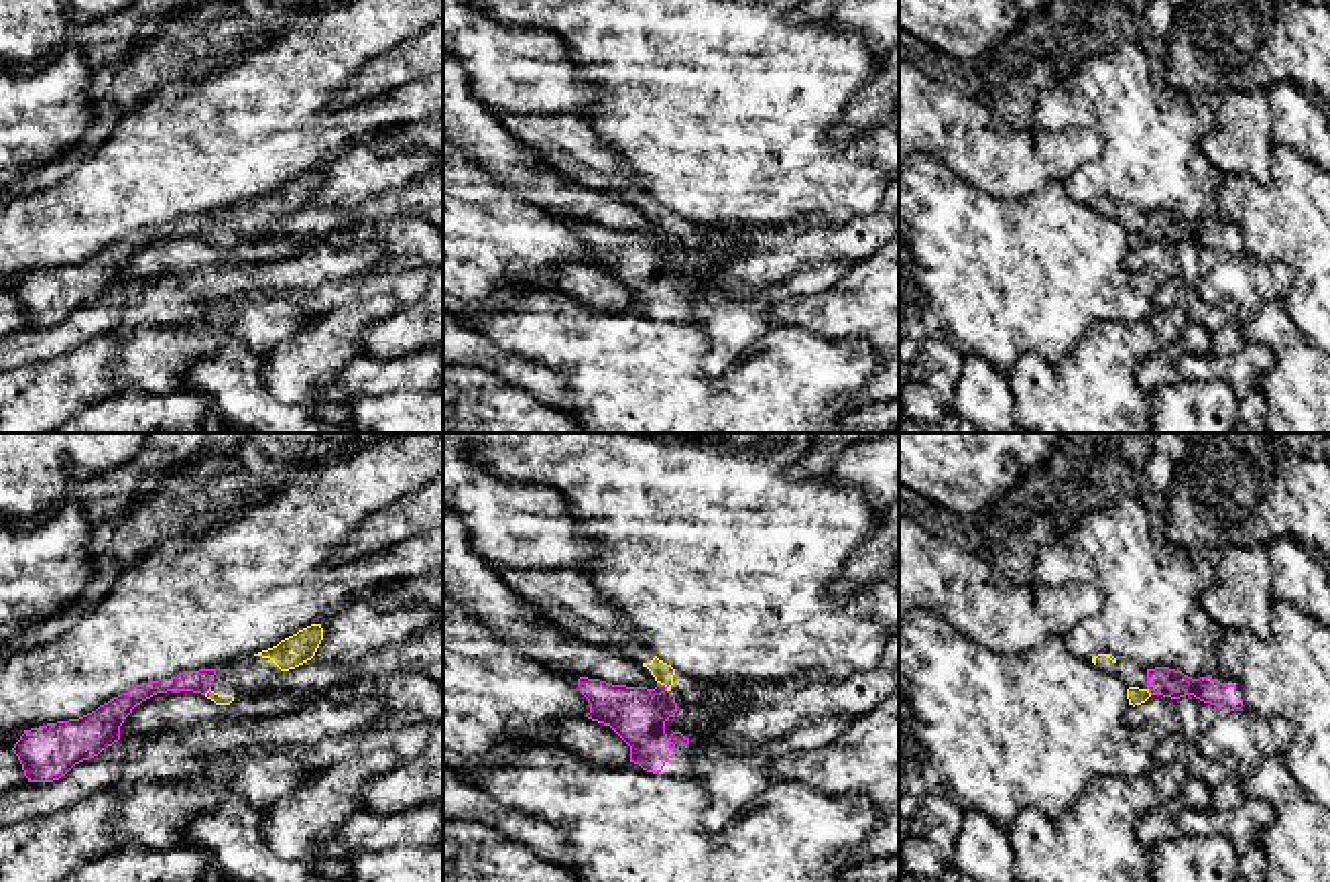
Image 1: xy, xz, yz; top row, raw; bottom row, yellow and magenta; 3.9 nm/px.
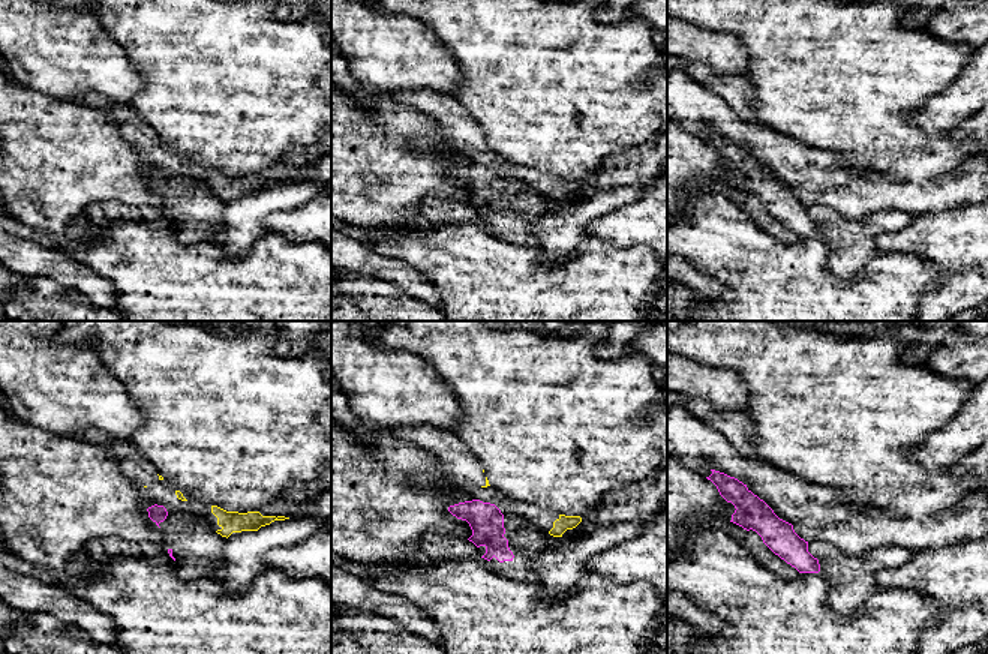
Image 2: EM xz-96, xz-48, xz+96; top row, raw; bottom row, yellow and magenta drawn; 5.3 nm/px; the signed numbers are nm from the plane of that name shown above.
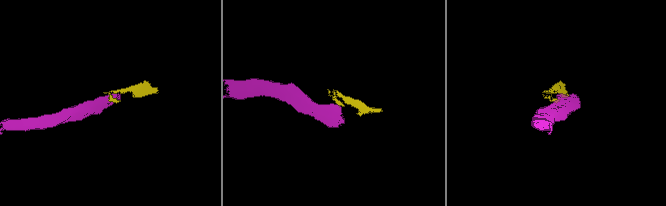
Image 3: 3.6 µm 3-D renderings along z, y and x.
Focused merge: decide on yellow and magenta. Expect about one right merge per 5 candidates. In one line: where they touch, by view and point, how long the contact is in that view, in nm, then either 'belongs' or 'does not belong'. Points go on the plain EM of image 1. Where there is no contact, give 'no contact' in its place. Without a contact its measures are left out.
xz (663, 228) | 60 nm | does not belong

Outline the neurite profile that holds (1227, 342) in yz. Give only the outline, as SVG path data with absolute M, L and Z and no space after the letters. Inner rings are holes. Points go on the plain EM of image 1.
M1228 323L1212 333L1212 354L1236 364L1245 348L1245 337L1238 323Z

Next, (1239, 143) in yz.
M1226 91L1214 124L1200 138L1204 159L1214 167L1216 181L1247 175L1257 183L1271 177L1271 108L1269 91Z

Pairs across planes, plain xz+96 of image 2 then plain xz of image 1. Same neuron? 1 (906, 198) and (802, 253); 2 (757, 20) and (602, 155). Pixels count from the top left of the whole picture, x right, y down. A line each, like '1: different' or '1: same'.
1: same
2: different

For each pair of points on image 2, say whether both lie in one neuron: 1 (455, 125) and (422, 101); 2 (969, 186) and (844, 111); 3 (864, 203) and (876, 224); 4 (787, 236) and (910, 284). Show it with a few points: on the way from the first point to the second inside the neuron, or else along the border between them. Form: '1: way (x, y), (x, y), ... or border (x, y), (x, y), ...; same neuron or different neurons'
1: way (447, 117), (429, 101); same neuron
2: border (958, 168), (912, 182); different neurons
3: border (906, 210), (877, 210), (861, 221); different neurons
4: border (763, 230), (781, 242), (796, 242), (801, 237); different neurons

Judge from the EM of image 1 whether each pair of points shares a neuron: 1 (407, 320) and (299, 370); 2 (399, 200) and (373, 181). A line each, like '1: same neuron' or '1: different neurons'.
1: different neurons
2: different neurons

